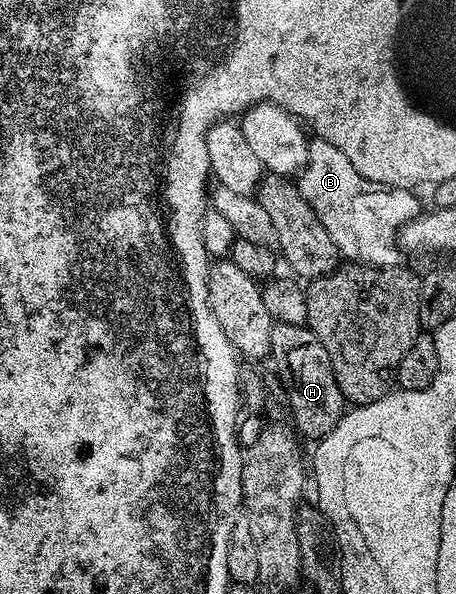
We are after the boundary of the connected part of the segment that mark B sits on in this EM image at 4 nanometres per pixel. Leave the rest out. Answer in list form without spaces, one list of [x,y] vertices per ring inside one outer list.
[[[313,137],[308,143],[308,162],[298,175],[298,185],[302,200],[314,208],[322,228],[330,232],[330,240],[340,250],[341,255],[349,263],[365,266],[394,266],[401,261],[402,250],[398,245],[398,235],[406,223],[421,213],[420,202],[411,189],[403,190],[397,186],[383,186],[377,182],[366,180],[334,144],[324,138]]]

